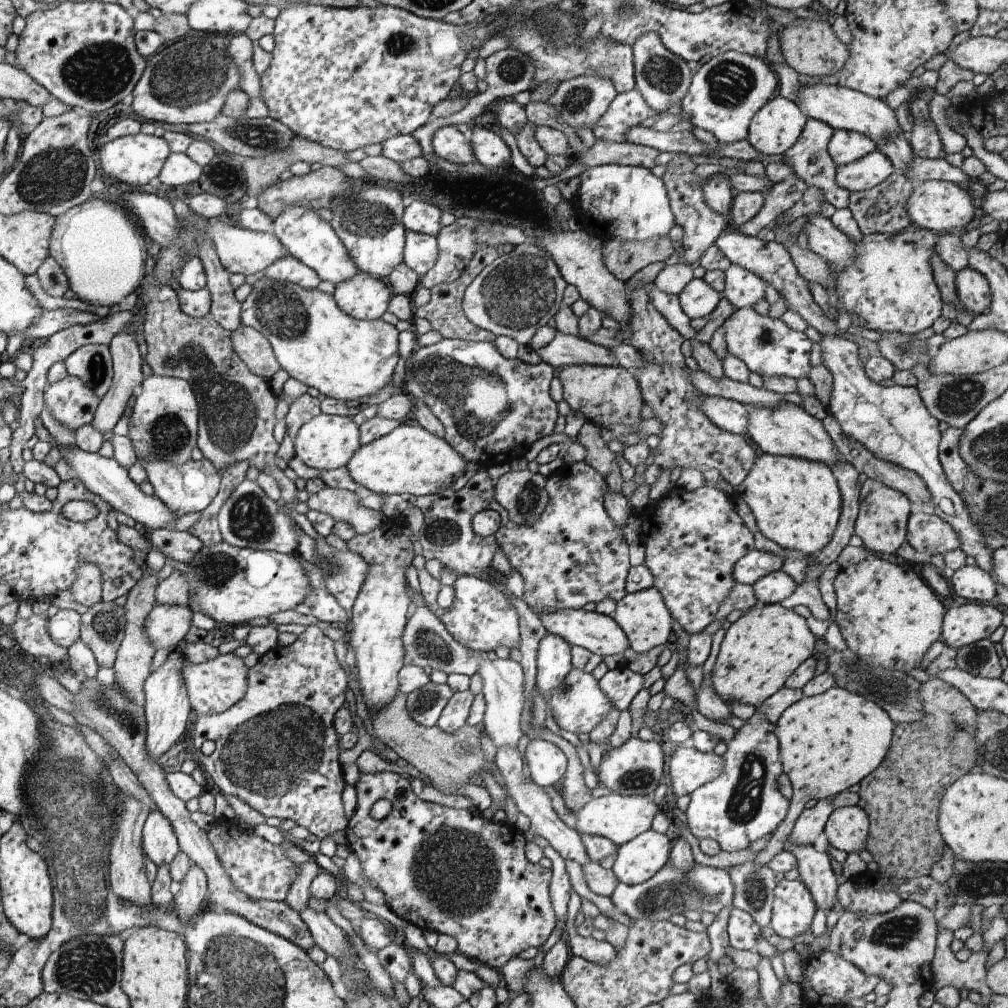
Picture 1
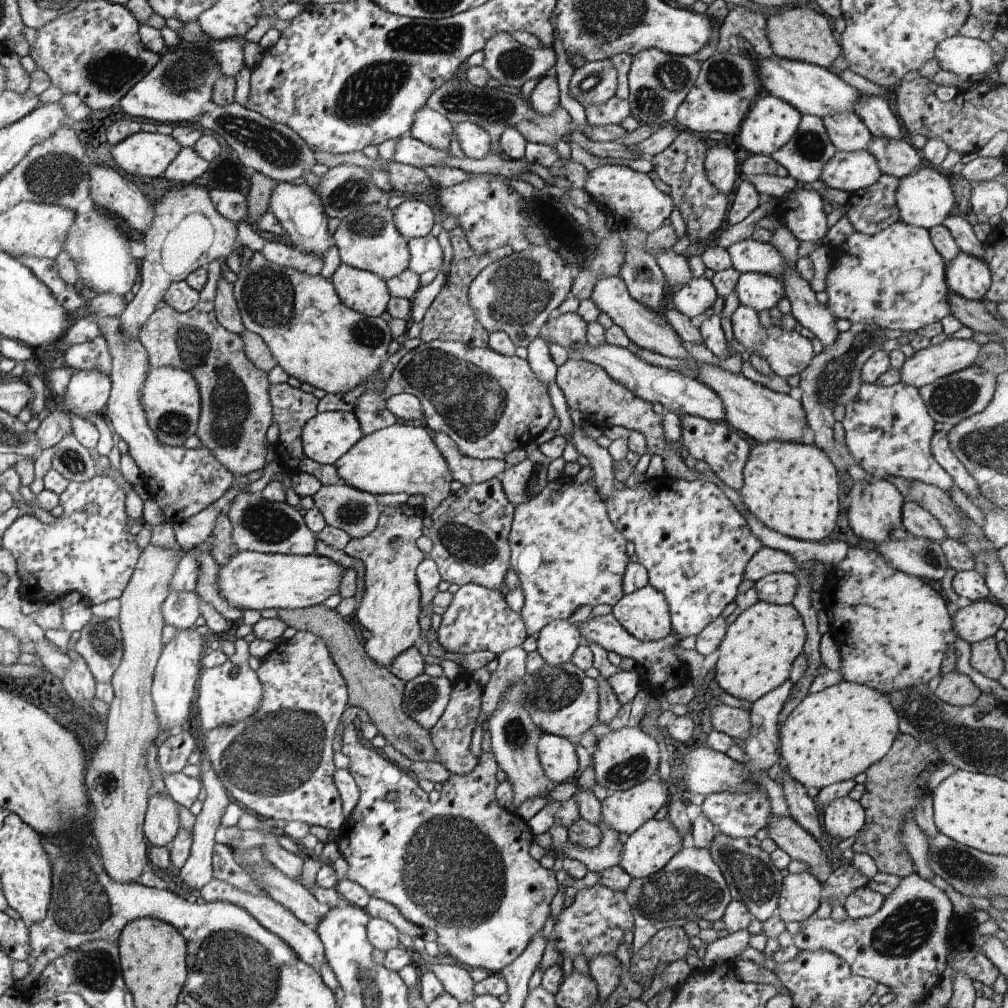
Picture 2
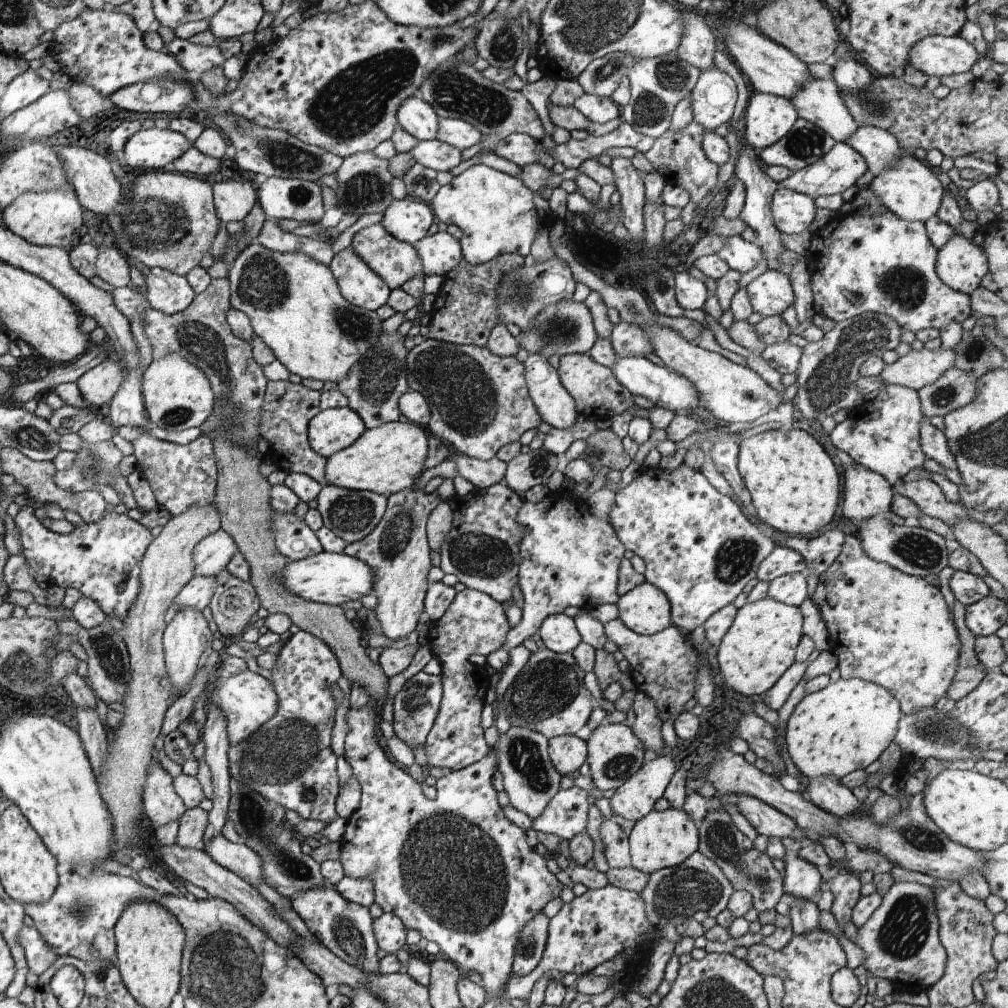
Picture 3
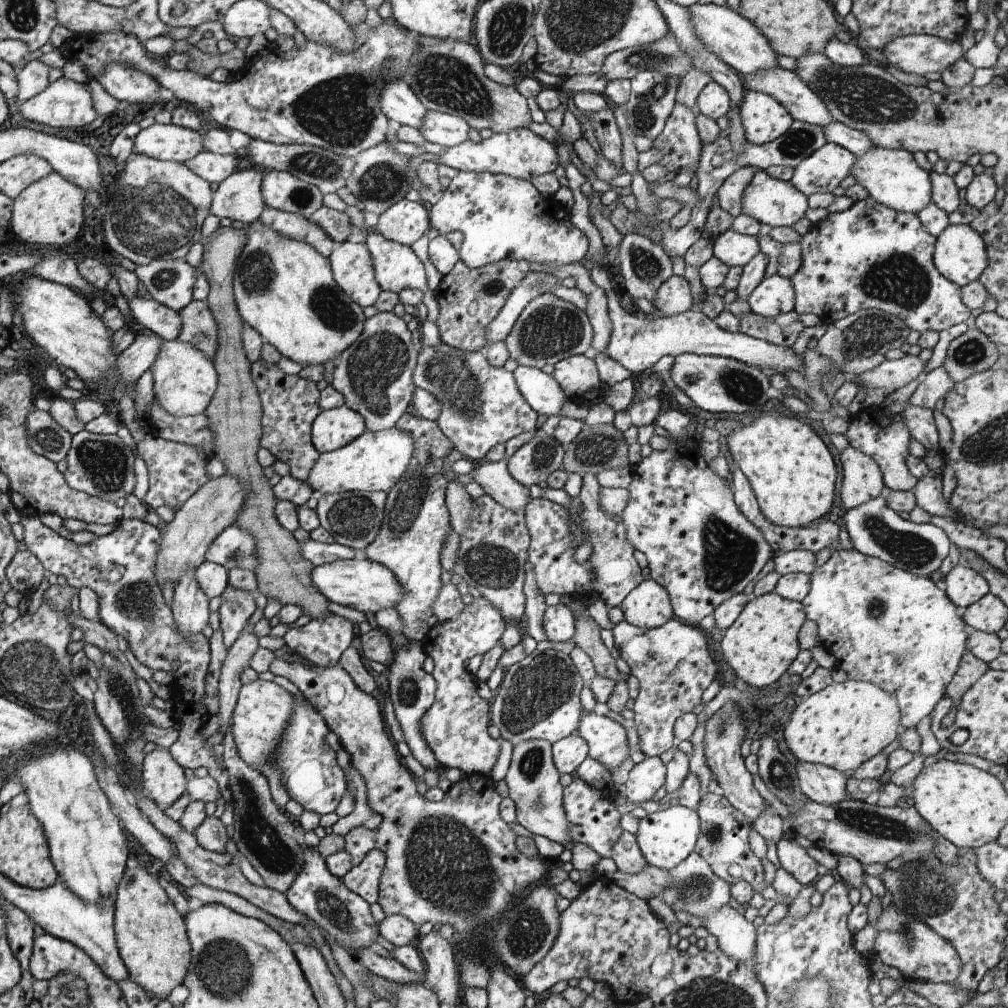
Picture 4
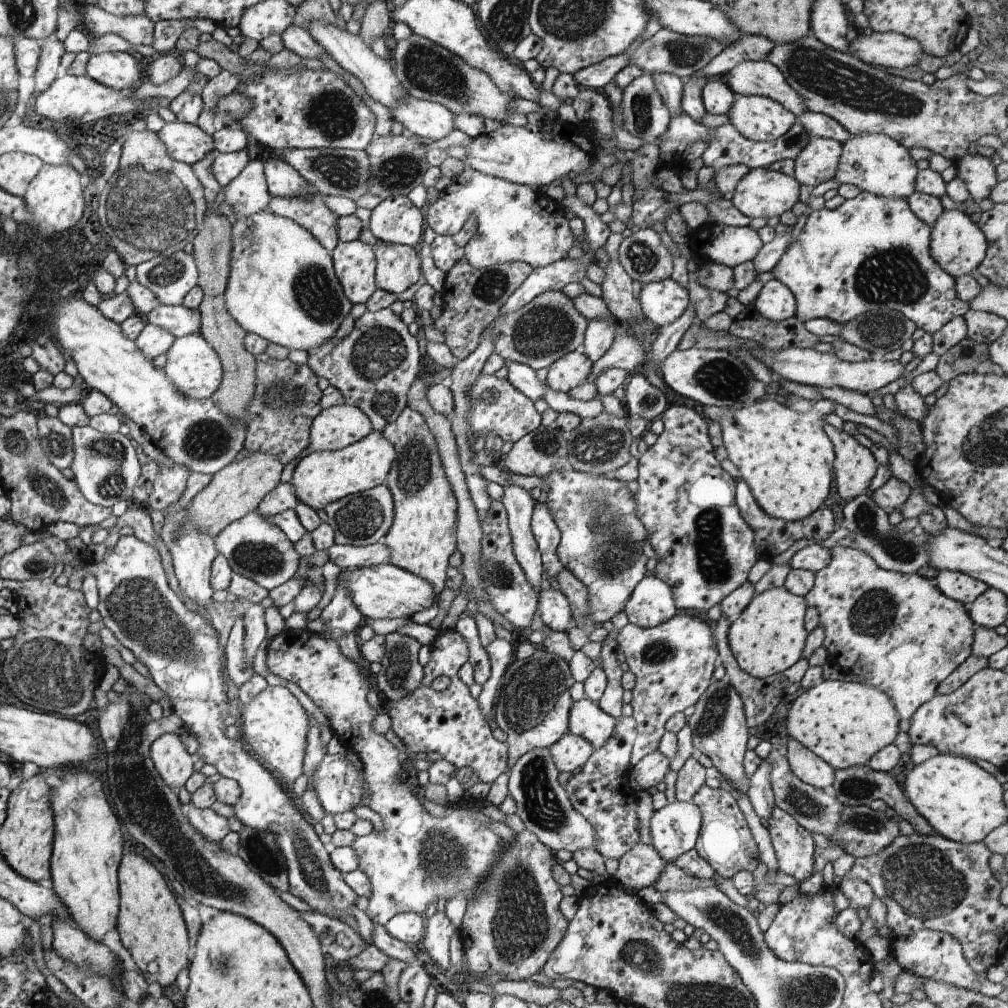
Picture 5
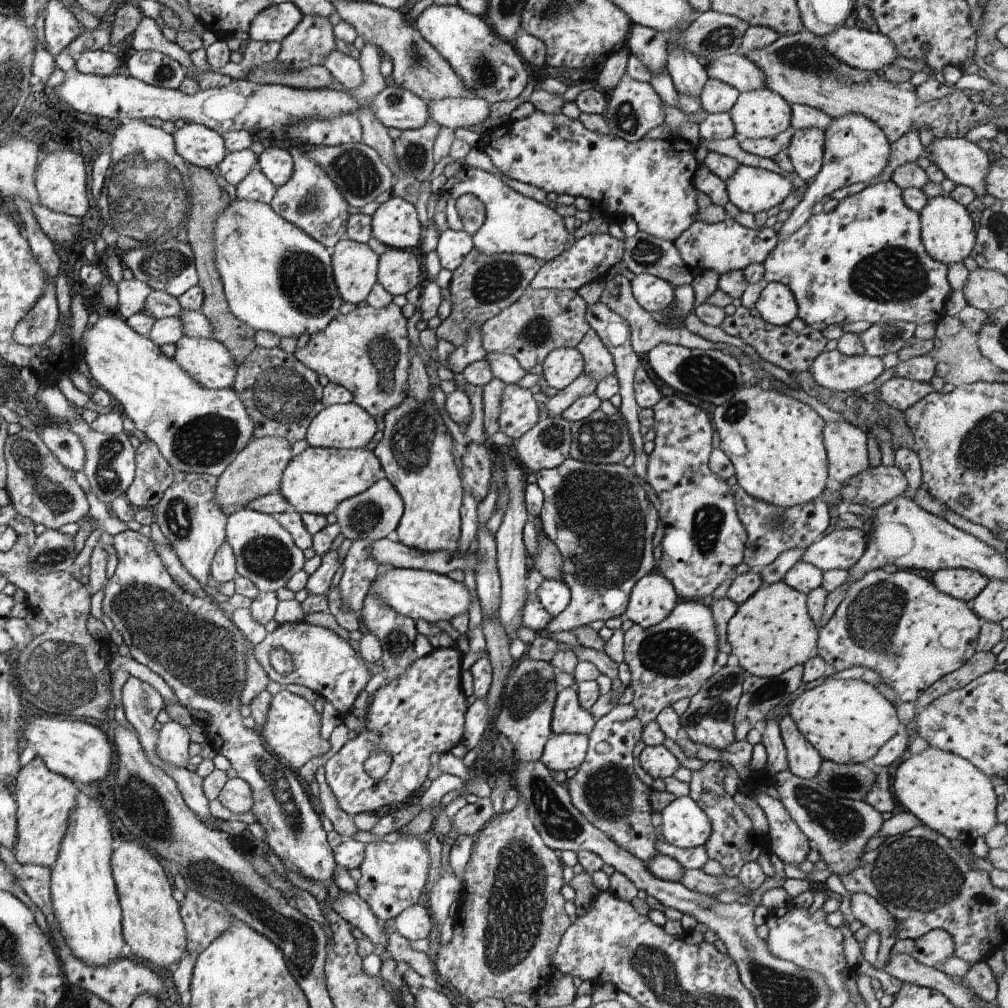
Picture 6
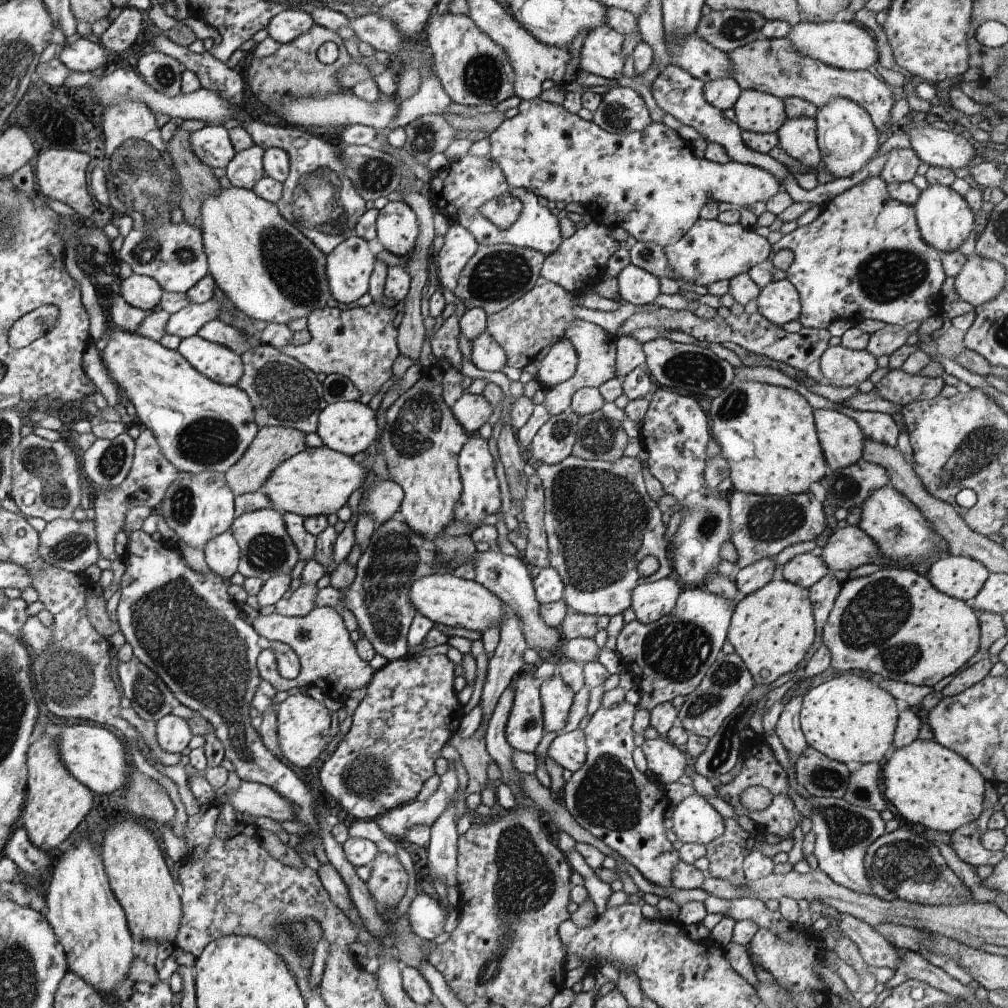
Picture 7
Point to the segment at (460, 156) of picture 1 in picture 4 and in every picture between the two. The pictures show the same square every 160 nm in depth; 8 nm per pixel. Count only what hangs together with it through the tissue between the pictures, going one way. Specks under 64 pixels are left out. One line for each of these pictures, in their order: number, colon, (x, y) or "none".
2: (429, 126)
3: (417, 117)
4: (397, 100)

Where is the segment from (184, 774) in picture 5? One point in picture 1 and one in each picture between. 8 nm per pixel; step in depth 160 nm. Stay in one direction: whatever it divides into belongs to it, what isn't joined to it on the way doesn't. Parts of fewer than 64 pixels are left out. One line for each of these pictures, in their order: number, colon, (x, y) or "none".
1: (161, 845)
2: (163, 820)
3: (163, 804)
4: (163, 778)

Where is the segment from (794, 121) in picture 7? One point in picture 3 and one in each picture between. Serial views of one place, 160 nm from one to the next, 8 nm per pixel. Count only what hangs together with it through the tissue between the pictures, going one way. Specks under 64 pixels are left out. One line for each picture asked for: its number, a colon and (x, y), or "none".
3: (841, 166)
4: (823, 170)
5: (817, 162)
6: (806, 147)

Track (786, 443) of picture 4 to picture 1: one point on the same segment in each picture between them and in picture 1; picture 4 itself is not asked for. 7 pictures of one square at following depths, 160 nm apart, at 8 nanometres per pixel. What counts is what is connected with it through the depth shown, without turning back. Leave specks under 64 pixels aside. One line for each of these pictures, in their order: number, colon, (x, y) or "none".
1: (797, 504)
2: (791, 487)
3: (795, 487)

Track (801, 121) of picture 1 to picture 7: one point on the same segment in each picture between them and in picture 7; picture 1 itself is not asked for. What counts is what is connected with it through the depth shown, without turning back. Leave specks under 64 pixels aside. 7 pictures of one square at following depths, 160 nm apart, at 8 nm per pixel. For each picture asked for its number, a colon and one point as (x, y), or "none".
2: (769, 124)
3: (768, 118)
4: (764, 119)
5: (757, 118)
6: (759, 113)
7: (755, 111)

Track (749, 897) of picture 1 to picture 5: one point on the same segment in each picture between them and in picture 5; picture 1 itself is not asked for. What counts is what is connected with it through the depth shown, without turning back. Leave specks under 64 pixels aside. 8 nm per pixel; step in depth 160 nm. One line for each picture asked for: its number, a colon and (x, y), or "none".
2: (751, 877)
3: (746, 867)
4: (723, 843)
5: (726, 842)

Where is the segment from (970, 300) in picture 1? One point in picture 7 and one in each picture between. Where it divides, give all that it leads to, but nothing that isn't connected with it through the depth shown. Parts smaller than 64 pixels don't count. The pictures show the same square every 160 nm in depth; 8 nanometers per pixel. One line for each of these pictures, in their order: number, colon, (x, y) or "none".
2: (966, 275)
3: (961, 264)
4: (960, 255)
5: (957, 244)
6: (947, 231)
7: (945, 220)

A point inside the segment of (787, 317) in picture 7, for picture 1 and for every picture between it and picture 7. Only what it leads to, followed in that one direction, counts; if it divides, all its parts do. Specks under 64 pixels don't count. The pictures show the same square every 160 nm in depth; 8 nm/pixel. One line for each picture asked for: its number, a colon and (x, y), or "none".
1: (742, 288)
2: (761, 292)
3: (771, 293)
4: (774, 295)
5: (775, 301)
6: (777, 305)

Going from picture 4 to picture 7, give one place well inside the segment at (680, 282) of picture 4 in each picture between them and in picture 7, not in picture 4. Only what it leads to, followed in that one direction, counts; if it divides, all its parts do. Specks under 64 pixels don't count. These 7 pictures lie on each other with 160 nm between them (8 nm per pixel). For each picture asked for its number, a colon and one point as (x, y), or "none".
5: (663, 302)
6: (654, 294)
7: (636, 285)

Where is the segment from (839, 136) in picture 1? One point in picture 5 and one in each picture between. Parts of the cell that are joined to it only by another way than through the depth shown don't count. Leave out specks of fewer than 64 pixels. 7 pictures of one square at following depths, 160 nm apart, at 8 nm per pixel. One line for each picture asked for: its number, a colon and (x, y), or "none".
2: (847, 131)
3: (819, 101)
4: (803, 104)
5: (762, 78)

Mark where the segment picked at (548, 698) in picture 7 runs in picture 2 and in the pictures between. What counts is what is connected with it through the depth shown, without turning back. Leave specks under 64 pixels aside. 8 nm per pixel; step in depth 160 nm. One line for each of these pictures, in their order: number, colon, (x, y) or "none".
2: (624, 757)
3: (614, 753)
4: (606, 738)
5: (586, 719)
6: (568, 716)

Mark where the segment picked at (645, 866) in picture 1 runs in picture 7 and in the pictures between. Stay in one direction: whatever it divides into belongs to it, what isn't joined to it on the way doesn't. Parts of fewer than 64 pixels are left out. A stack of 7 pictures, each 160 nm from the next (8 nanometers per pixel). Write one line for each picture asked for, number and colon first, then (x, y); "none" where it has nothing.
2: (647, 850)
3: (660, 839)
4: (666, 837)
5: (674, 828)
6: (684, 824)
7: (694, 820)

